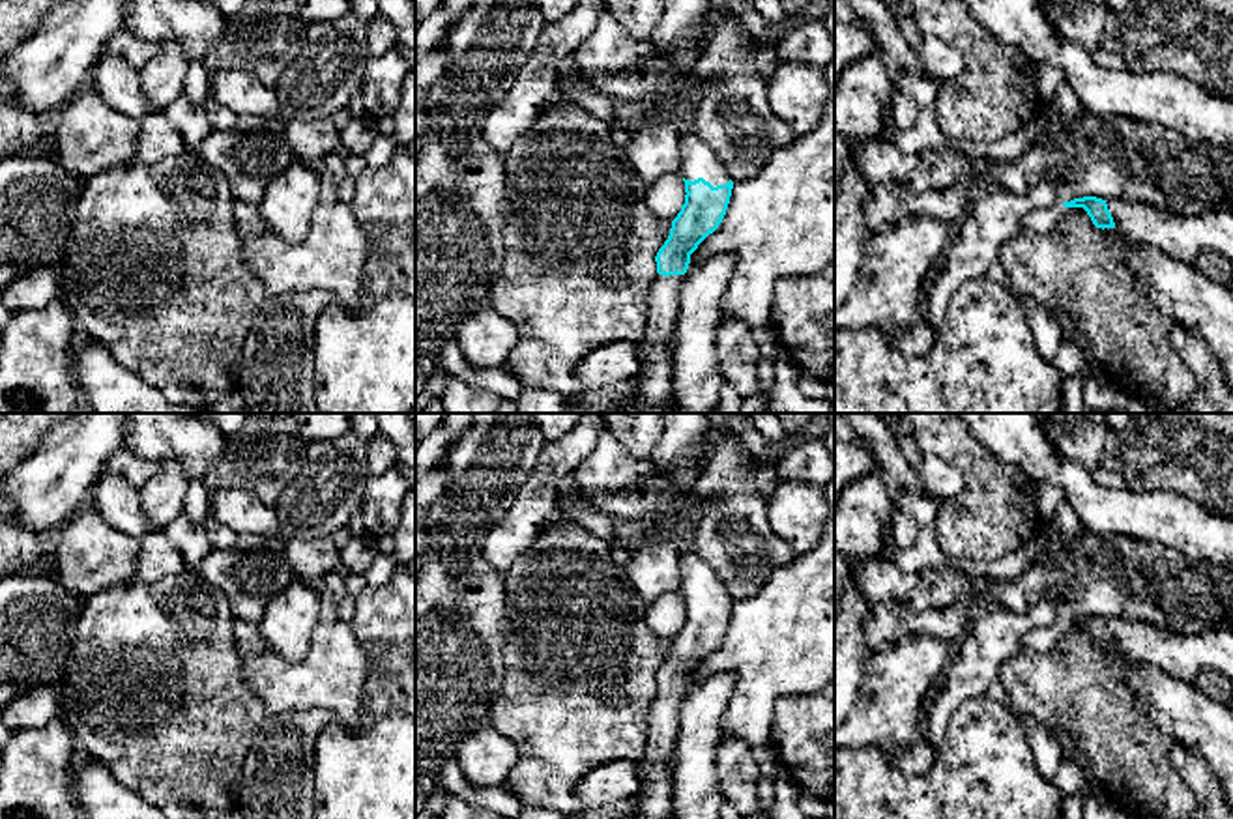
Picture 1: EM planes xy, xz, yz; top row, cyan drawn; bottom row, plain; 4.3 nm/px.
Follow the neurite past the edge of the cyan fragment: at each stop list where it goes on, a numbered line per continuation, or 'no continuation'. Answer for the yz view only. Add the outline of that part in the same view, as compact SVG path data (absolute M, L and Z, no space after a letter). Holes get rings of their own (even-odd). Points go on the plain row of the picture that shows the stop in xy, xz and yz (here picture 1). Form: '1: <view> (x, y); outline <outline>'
1: yz (1183, 657); outline M1110 619L1108 628L1115 649L1130 662L1139 666L1156 666L1171 677L1196 684L1201 671L1211 669L1233 679L1233 628L1212 628L1205 634L1175 634L1141 621Z

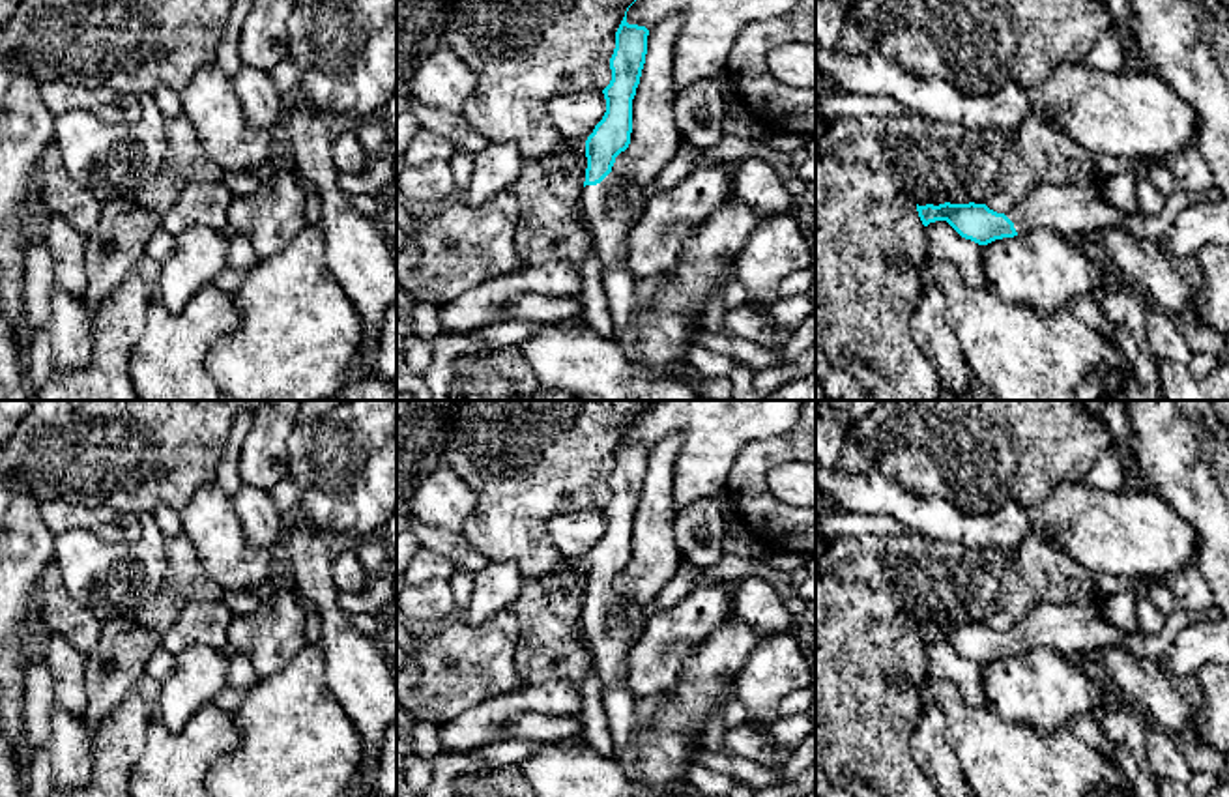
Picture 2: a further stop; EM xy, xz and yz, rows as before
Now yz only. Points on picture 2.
1: yz (1065, 629); outline M1036 604L1005 634L1018 653L1046 647L1068 655L1094 647L1121 647L1134 632L1119 630L1094 606Z

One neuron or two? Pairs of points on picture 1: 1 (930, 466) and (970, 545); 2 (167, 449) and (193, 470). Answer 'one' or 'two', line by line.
1: two
2: one

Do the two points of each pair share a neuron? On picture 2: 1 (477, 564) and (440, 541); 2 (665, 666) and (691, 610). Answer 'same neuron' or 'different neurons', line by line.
1: same neuron
2: same neuron

